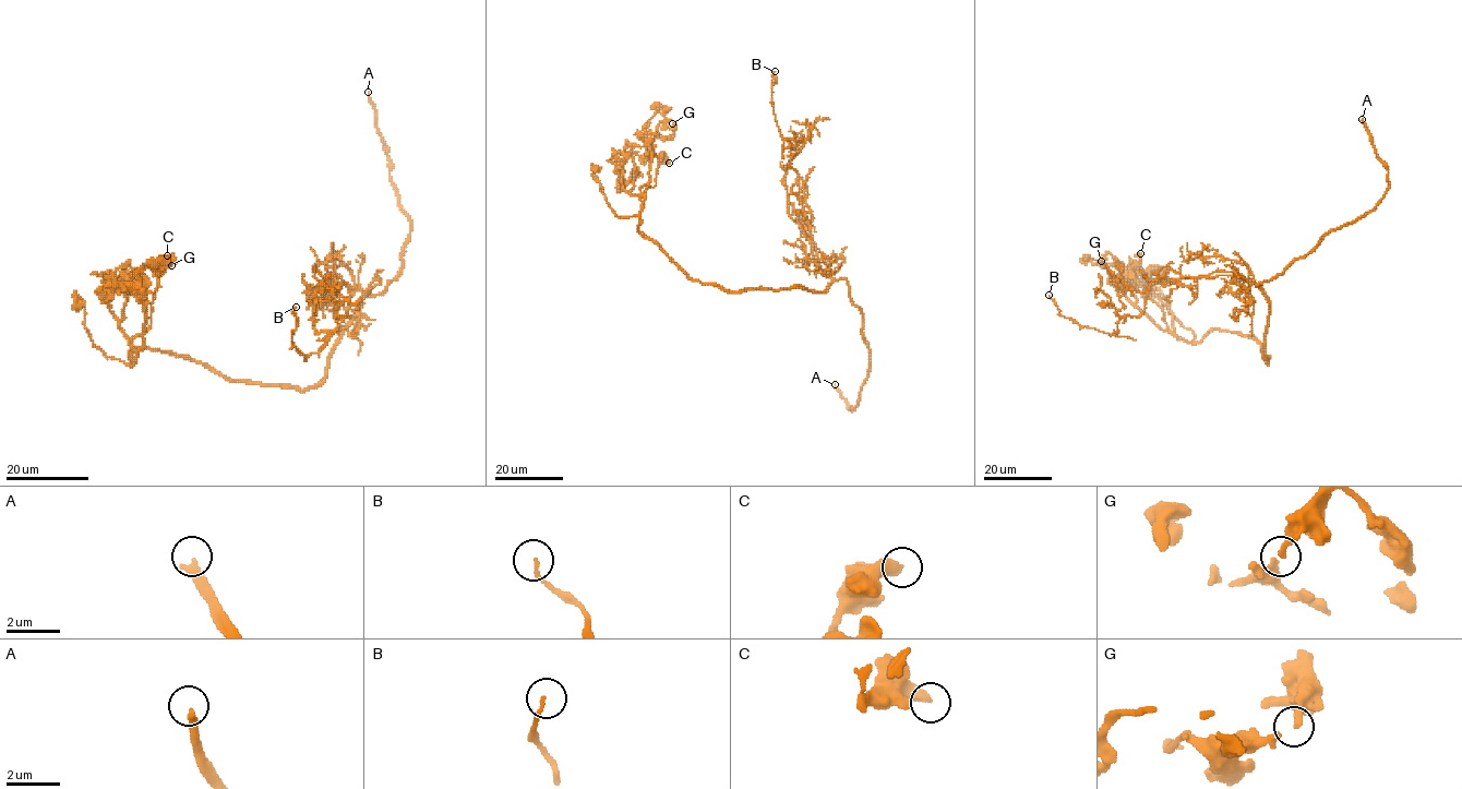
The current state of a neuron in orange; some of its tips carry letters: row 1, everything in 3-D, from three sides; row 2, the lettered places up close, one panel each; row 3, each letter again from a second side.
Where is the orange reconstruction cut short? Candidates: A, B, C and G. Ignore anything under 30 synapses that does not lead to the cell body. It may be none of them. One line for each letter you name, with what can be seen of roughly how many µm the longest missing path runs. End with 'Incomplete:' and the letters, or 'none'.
A: about 20 µm are missing
Incomplete: A

